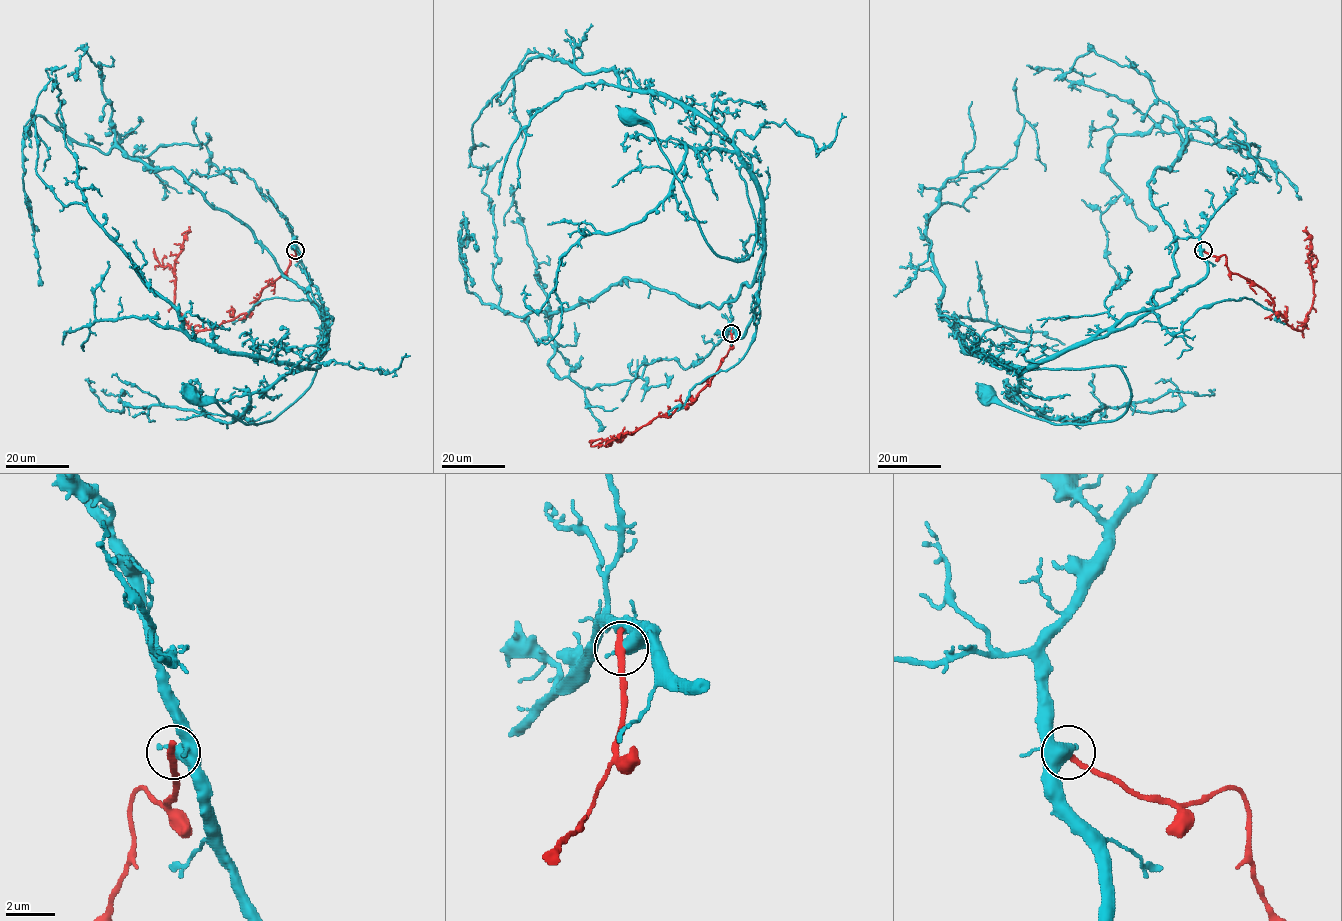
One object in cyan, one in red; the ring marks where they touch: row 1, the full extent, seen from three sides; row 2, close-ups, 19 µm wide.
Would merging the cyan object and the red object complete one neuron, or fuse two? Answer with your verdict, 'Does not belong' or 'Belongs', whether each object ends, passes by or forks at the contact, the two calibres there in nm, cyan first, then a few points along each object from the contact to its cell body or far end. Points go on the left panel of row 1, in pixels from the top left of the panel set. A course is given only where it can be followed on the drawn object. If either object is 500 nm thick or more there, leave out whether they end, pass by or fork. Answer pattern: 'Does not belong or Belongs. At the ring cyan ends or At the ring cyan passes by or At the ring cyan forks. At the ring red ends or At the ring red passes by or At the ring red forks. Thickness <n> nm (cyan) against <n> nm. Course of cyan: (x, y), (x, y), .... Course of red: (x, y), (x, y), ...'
Does not belong. Thickness 550 nm (cyan) against 340 nm. Course of cyan: (295, 250), (327, 310), (327, 341), (304, 368), (320, 366), (311, 385), (258, 424), (213, 398), (191, 398). Course of red: (295, 250), (287, 270), (266, 286), (252, 310), (194, 331), (174, 307), (174, 263), (188, 230), (181, 234)

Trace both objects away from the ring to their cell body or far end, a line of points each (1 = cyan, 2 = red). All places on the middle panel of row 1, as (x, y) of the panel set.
1: (731, 333), (749, 325), (763, 270), (750, 172), (755, 246), (721, 258), (655, 134), (627, 116)
2: (731, 333), (726, 356), (692, 403), (657, 416), (610, 445), (624, 435), (617, 437)

